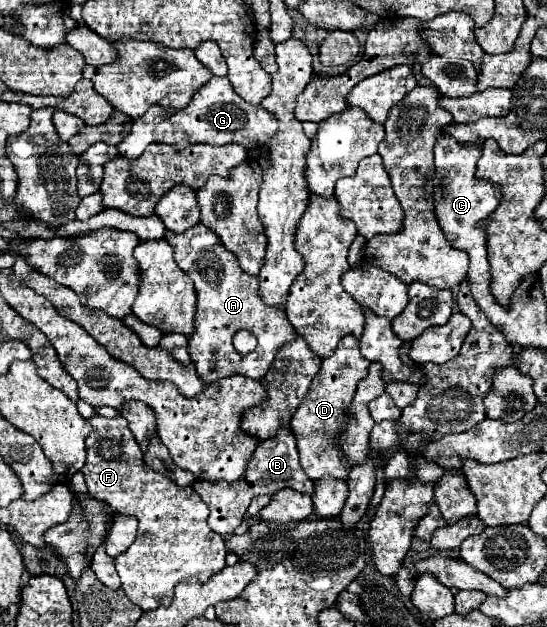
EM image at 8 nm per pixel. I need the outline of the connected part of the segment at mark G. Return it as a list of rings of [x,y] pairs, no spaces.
[[[213,77],[205,87],[195,93],[195,99],[185,109],[177,109],[175,113],[165,113],[161,105],[151,105],[149,111],[133,121],[133,129],[123,139],[117,149],[121,155],[137,159],[149,143],[169,143],[177,151],[193,145],[193,143],[209,143],[209,145],[227,145],[239,143],[247,151],[261,149],[265,143],[275,137],[277,119],[261,105],[251,105],[243,101],[231,87],[227,77]]]

